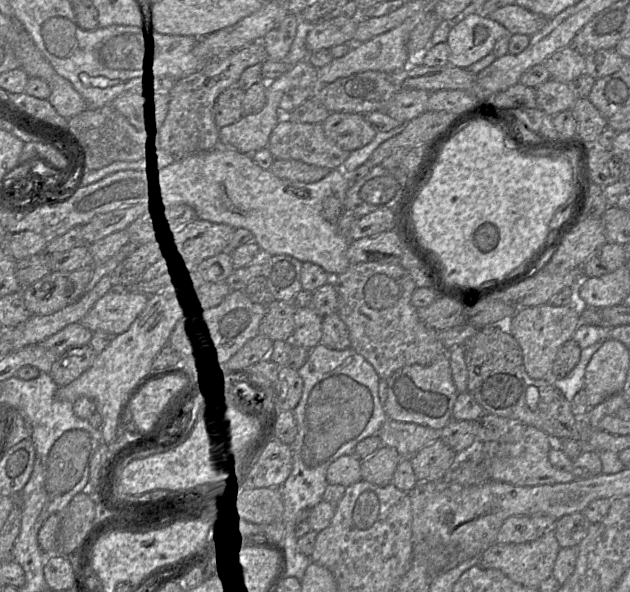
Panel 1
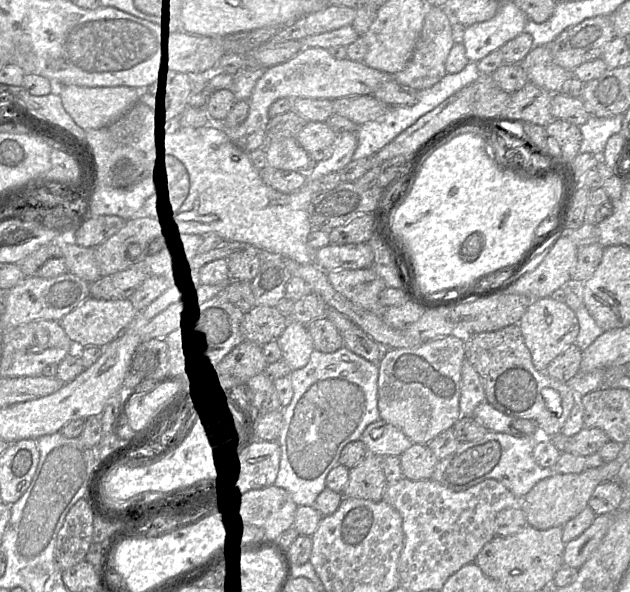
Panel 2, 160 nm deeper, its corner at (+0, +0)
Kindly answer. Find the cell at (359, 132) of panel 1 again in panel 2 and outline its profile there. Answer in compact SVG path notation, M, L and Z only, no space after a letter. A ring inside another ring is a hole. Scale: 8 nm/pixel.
M308 122L294 137L314 163L328 159L335 148L338 133L325 122Z

